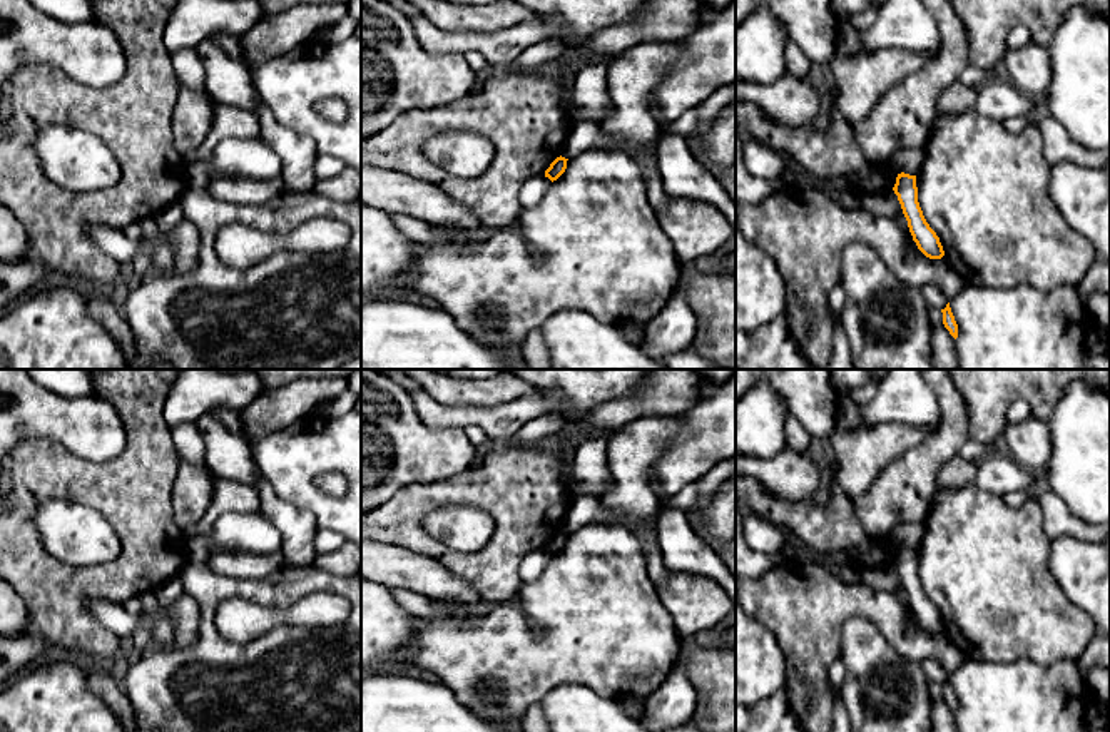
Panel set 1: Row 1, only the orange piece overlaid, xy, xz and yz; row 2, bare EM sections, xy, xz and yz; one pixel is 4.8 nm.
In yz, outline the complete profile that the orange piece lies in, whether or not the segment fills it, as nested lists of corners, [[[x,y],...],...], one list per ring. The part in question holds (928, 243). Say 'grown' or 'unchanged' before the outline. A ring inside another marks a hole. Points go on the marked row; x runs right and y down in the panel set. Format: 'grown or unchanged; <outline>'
unchanged; [[[904,172],[898,174],[893,191],[898,196],[903,214],[908,221],[909,232],[918,249],[929,259],[941,259],[945,251],[939,237],[926,222],[918,202],[916,175]]]

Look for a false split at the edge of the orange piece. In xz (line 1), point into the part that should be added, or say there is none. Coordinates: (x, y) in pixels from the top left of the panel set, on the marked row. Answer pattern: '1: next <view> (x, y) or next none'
1: next none

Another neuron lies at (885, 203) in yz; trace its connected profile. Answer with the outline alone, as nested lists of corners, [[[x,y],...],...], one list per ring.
[[[893,189],[861,194],[861,207],[873,216],[889,219],[896,219],[903,214],[901,204]]]

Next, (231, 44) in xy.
[[[221,33],[221,35],[212,37],[211,42],[224,48],[234,60],[246,65],[249,72],[254,69],[254,65],[249,65],[244,60],[241,37]]]

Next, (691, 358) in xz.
[[[694,348],[669,354],[665,358],[665,364],[669,369],[736,369],[736,368],[724,368],[719,363],[710,361]]]

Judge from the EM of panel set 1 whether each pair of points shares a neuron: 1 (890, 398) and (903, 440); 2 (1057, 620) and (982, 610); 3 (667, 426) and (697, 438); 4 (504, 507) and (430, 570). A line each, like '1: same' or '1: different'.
1: different
2: same
3: different
4: different

